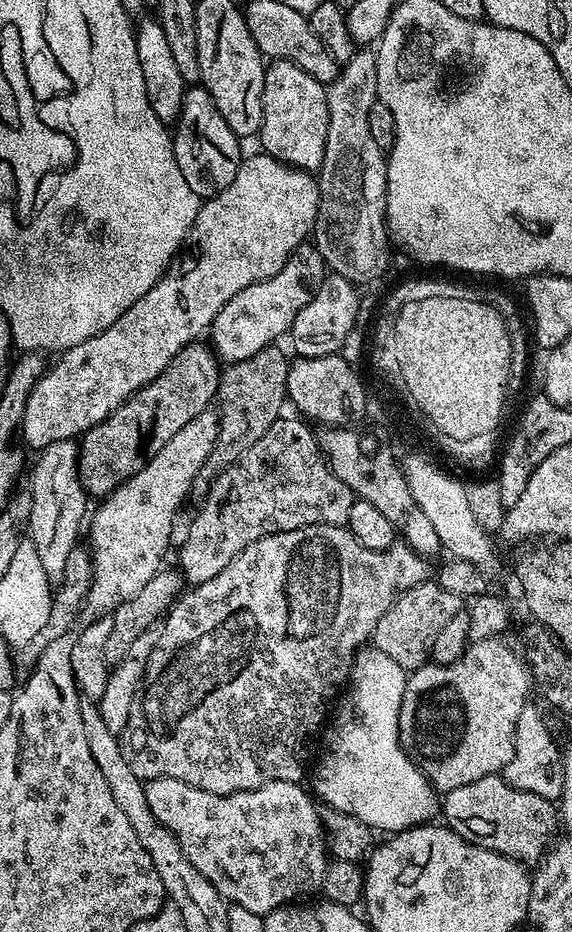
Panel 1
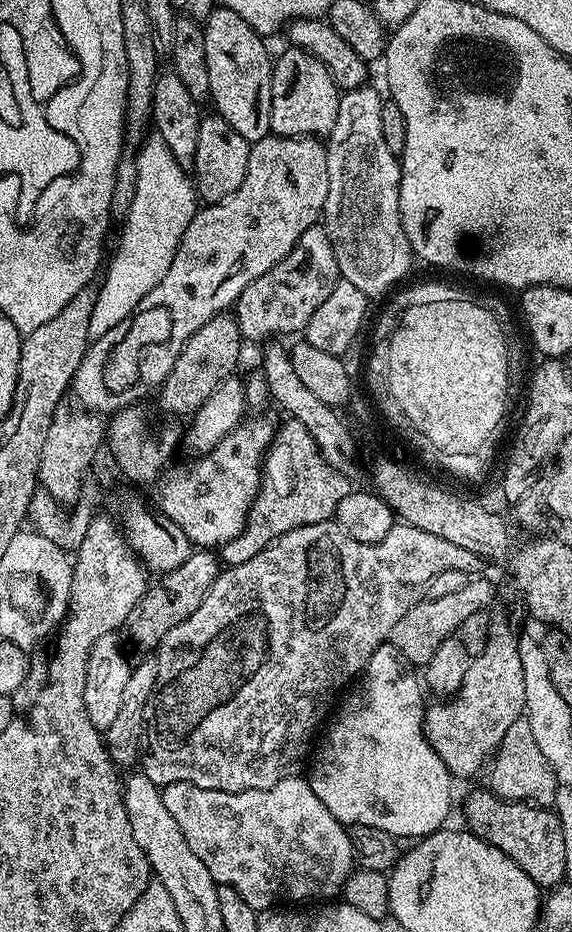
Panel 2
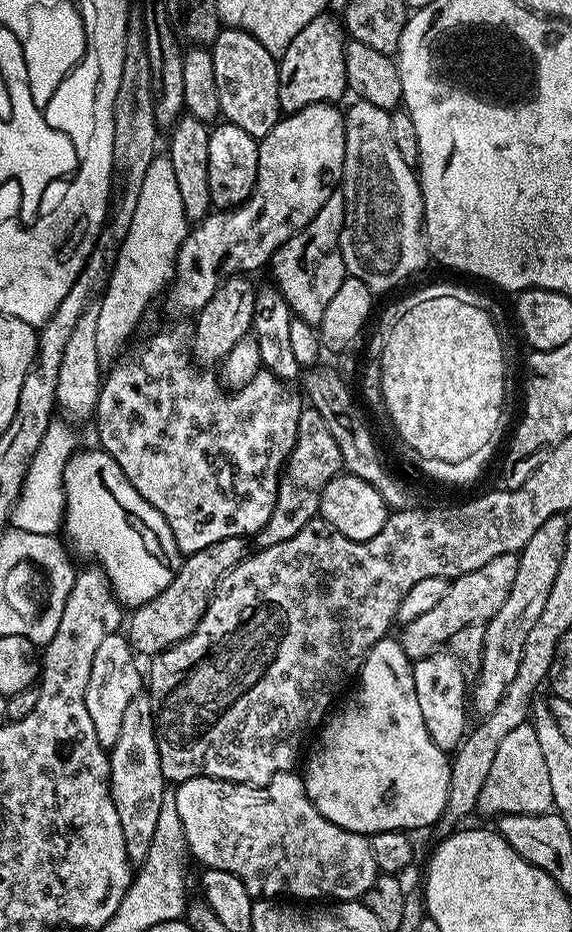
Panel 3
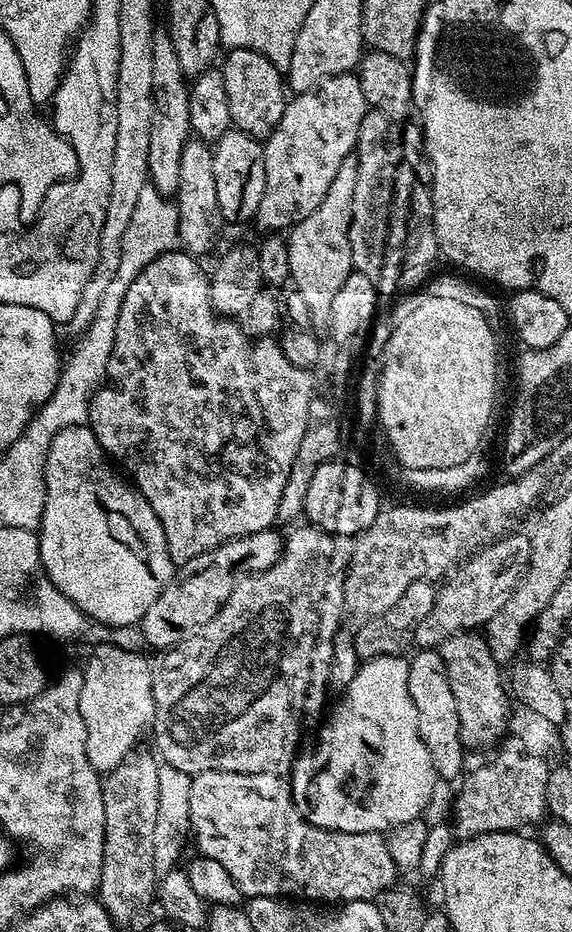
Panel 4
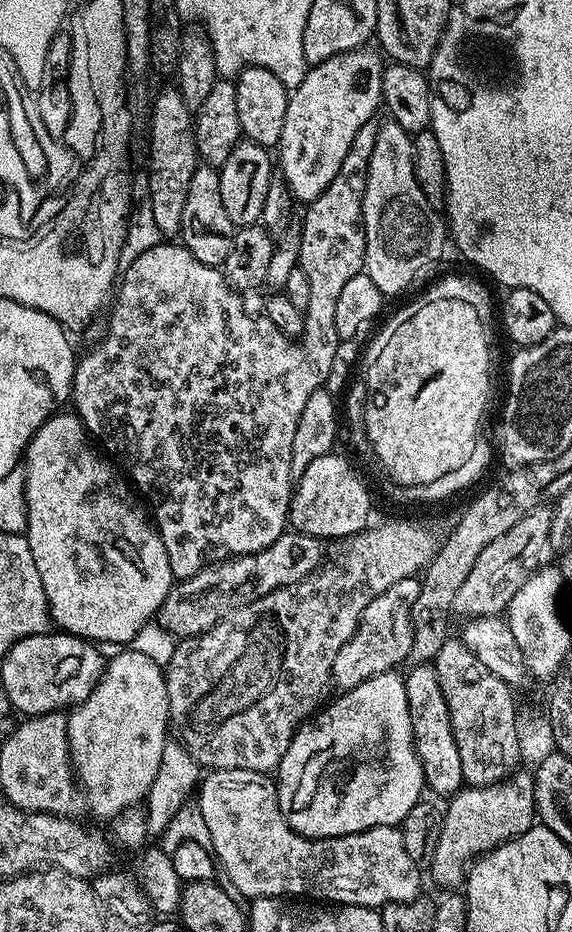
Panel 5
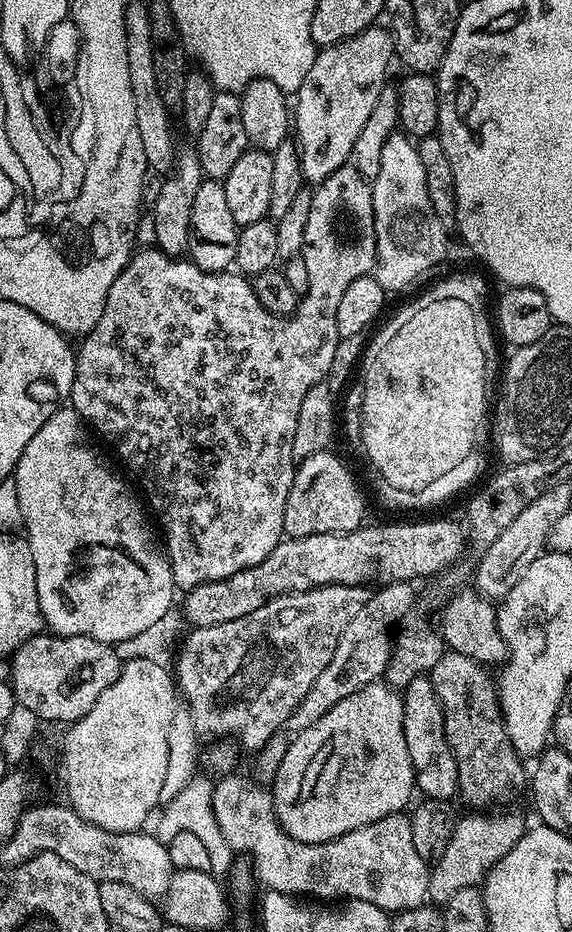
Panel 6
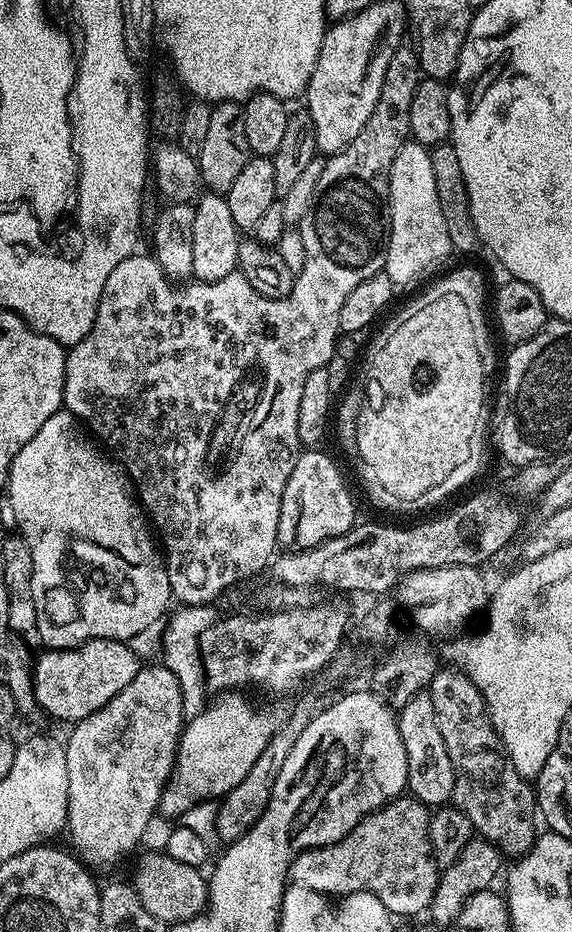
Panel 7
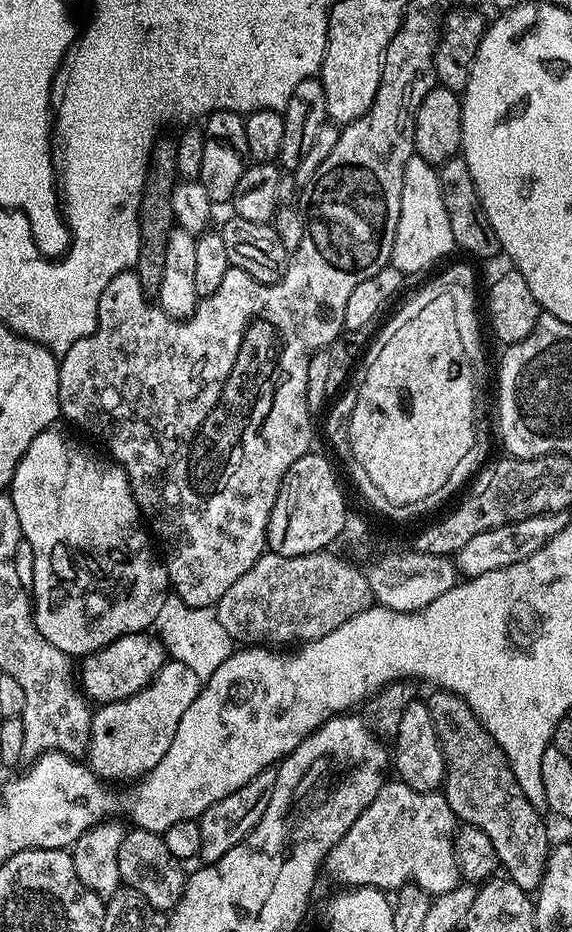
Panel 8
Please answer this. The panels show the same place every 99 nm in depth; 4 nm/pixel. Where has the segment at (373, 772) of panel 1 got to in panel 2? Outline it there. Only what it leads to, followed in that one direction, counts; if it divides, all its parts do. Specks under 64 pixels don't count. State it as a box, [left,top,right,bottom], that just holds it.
[306,642,454,838]

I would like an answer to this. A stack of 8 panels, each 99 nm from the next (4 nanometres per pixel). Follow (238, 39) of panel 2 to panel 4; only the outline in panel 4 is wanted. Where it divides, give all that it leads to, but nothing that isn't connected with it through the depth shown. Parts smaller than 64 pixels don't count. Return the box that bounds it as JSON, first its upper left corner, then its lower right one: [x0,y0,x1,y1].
[222,48,286,138]

